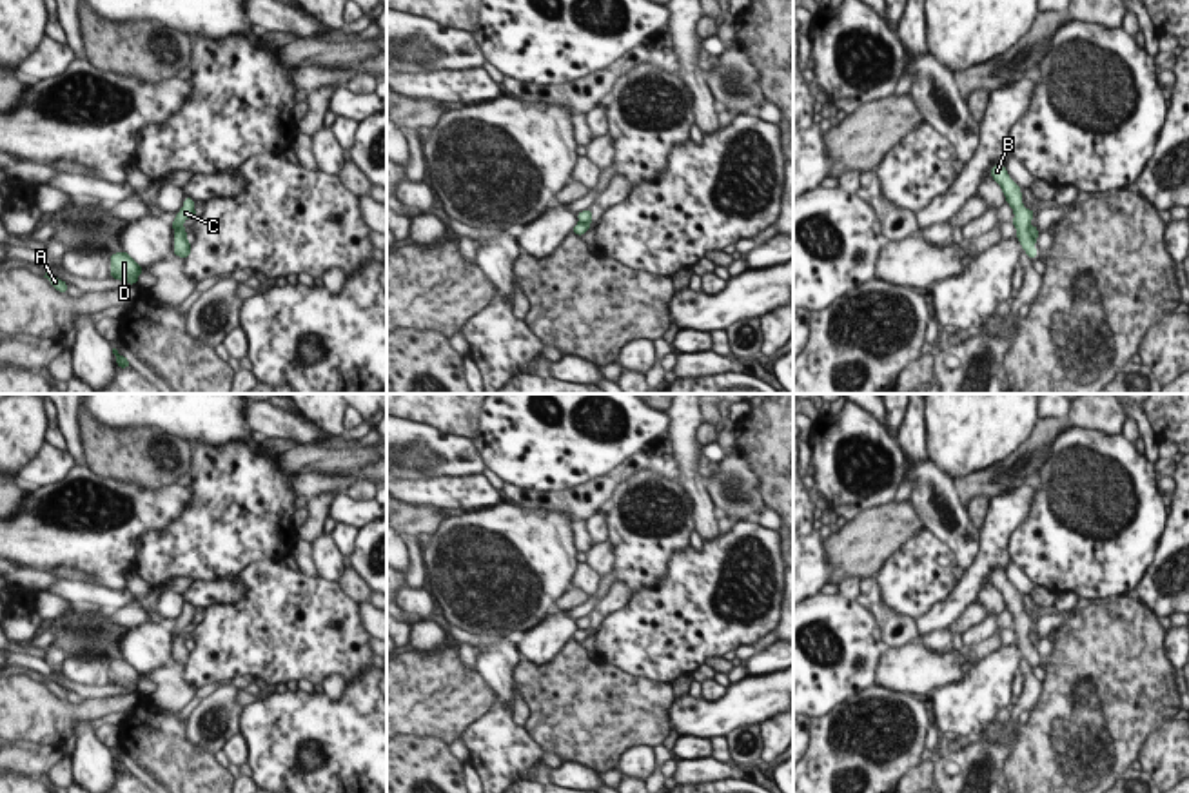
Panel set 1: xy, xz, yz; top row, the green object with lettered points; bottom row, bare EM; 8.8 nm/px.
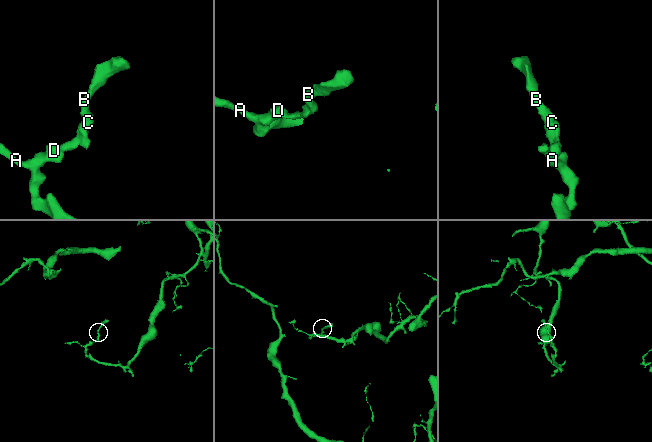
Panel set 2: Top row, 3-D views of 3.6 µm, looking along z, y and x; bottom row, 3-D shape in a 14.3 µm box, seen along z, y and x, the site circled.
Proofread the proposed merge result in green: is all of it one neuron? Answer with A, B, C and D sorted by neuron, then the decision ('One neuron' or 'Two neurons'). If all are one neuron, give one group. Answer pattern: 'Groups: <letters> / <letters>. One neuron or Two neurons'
Groups: A D / B C. Two neurons

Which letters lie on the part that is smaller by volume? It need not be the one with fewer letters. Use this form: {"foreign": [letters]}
{"foreign": ["B", "C"]}

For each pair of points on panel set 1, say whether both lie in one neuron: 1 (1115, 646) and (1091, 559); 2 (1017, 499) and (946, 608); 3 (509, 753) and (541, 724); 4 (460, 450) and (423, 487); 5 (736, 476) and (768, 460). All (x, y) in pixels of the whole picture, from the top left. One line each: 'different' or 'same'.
1: different
2: same
3: different
4: different
5: different

